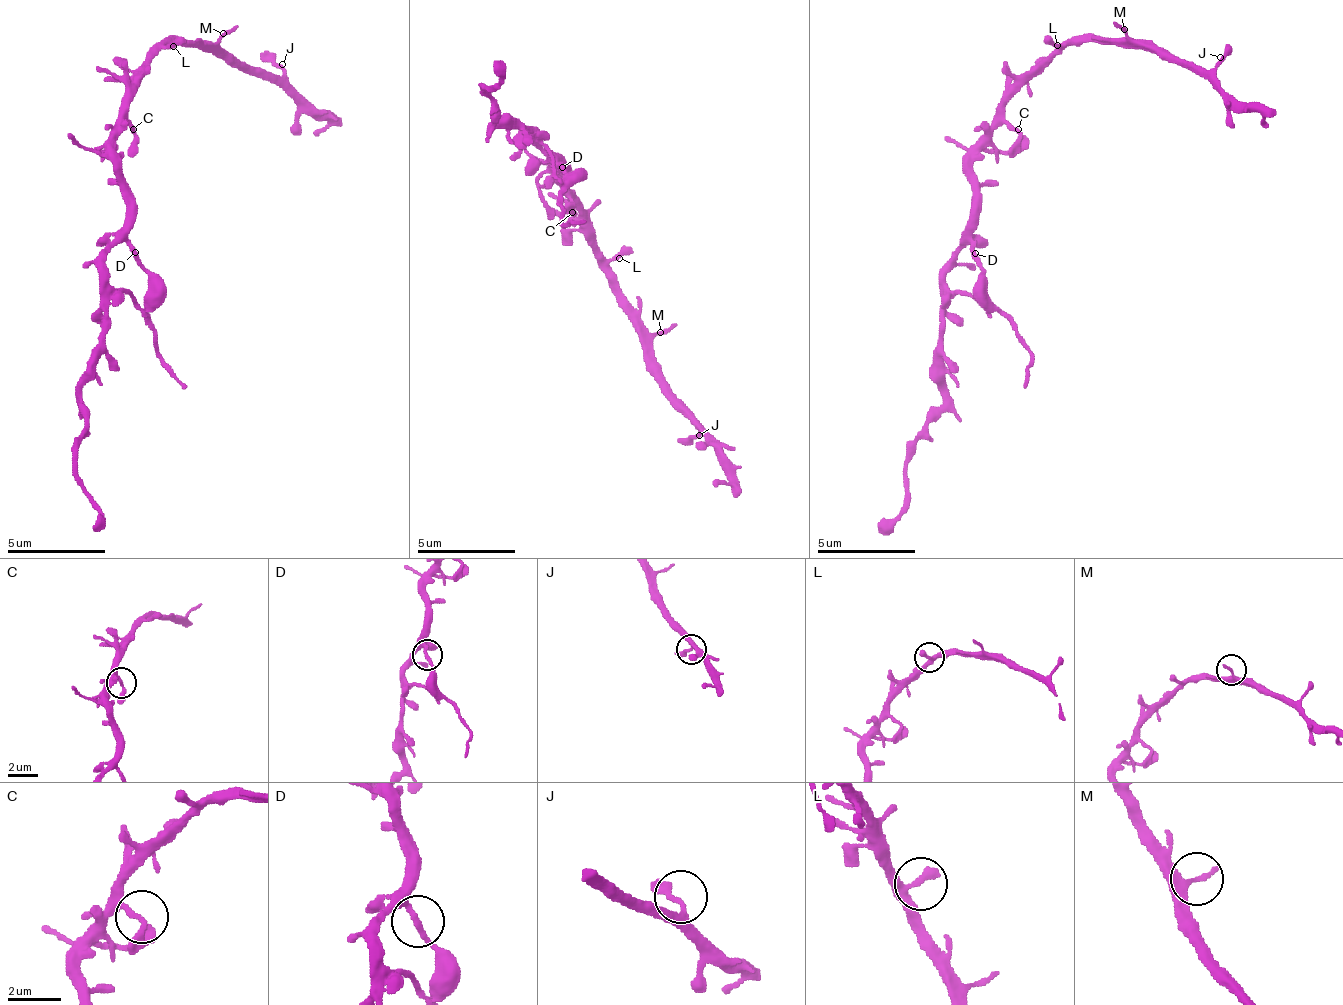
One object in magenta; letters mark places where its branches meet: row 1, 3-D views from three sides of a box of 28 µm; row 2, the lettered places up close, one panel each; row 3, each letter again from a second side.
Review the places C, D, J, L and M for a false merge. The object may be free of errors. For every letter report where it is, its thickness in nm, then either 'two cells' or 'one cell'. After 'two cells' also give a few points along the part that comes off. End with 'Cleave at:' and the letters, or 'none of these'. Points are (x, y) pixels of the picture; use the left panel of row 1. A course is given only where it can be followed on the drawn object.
C: place (133, 129); calibre 200 nm; one cell
D: place (135, 252); calibre 200 nm; two cells; course (136, 251), (147, 290), (154, 350), (188, 385)
J: place (282, 64); calibre 240 nm; one cell
L: place (173, 46); calibre 240 nm; one cell
M: place (223, 33); calibre 260 nm; one cell
Cleave at: D

